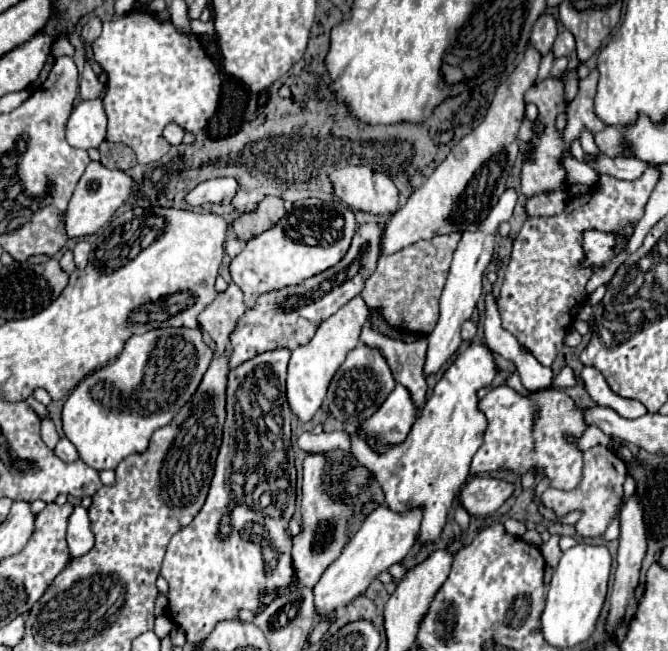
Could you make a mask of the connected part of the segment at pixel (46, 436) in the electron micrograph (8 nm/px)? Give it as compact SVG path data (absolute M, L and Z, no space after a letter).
M41 418L41 436L43 436L43 442L47 444L47 448L49 450L55 450L55 444L59 440L59 434L57 434L53 422L47 420L47 418Z

